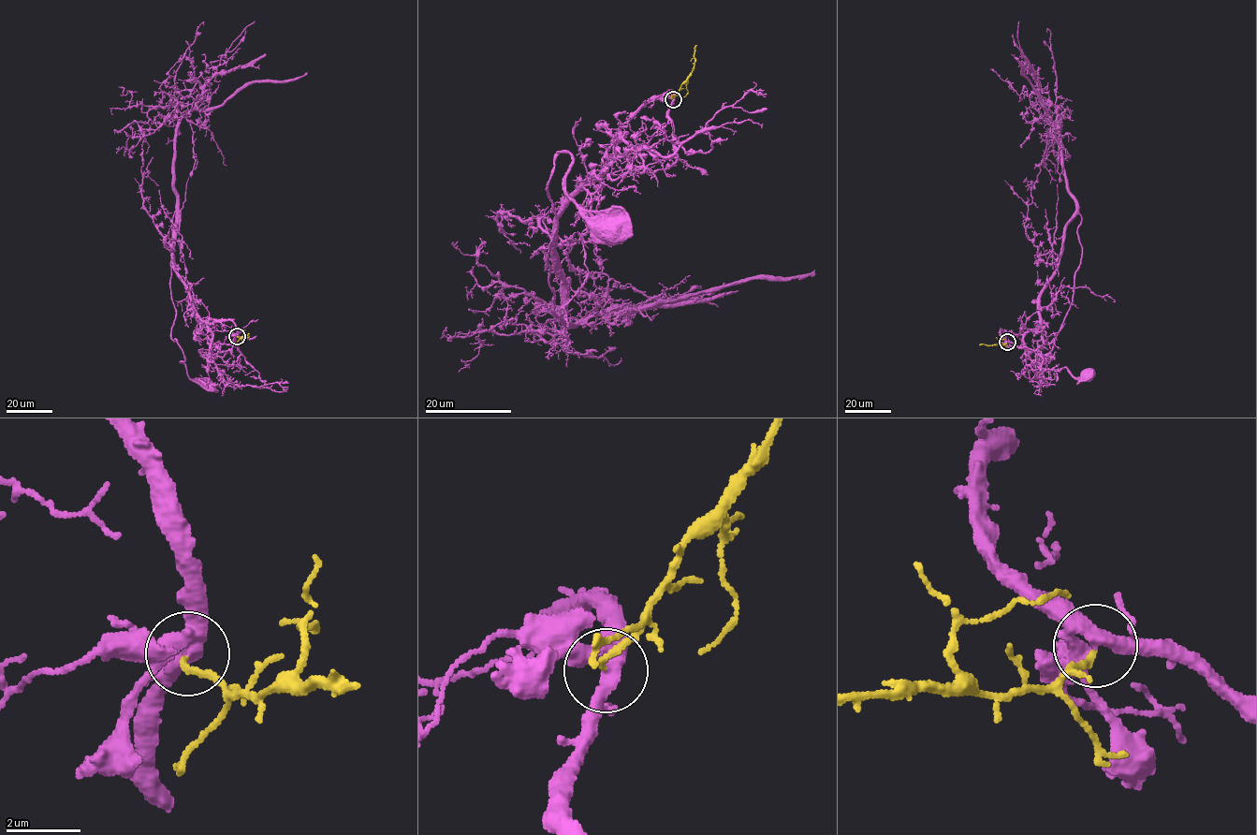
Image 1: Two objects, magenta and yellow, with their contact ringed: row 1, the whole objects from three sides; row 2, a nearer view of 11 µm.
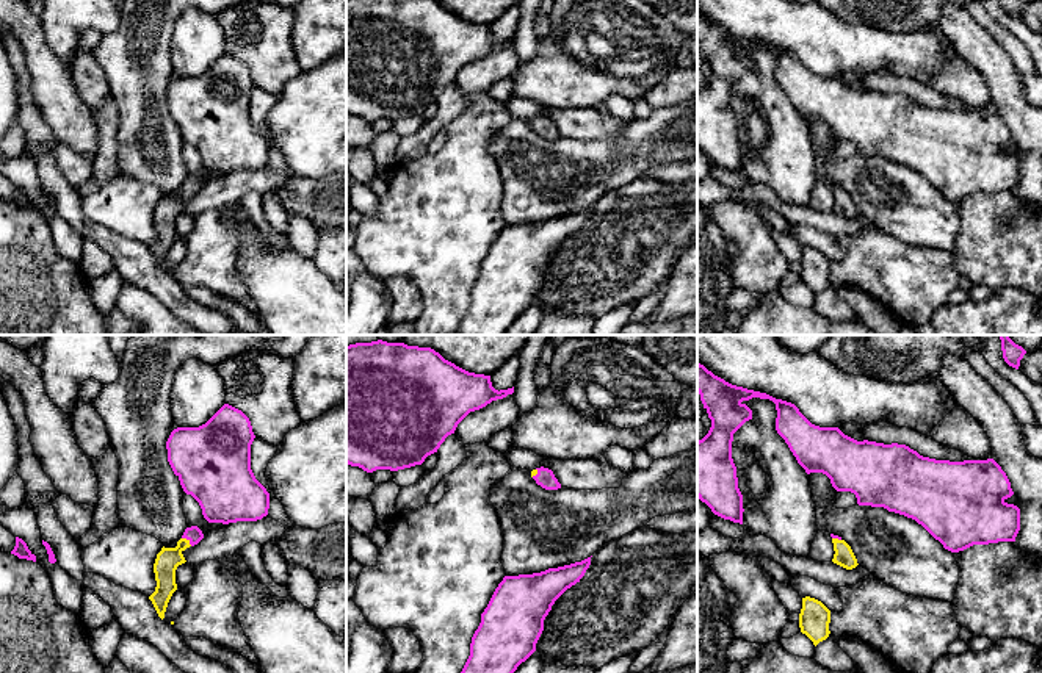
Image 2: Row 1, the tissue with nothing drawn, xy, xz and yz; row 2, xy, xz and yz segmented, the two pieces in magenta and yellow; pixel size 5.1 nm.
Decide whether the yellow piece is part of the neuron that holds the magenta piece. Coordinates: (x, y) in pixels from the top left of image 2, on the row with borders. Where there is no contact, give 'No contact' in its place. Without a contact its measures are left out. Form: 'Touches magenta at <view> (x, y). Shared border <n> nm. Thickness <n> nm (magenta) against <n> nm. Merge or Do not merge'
Touches magenta at xy (187, 539). Shared border 70 nm. Thickness 80 nm (magenta) against 120 nm. Merge

